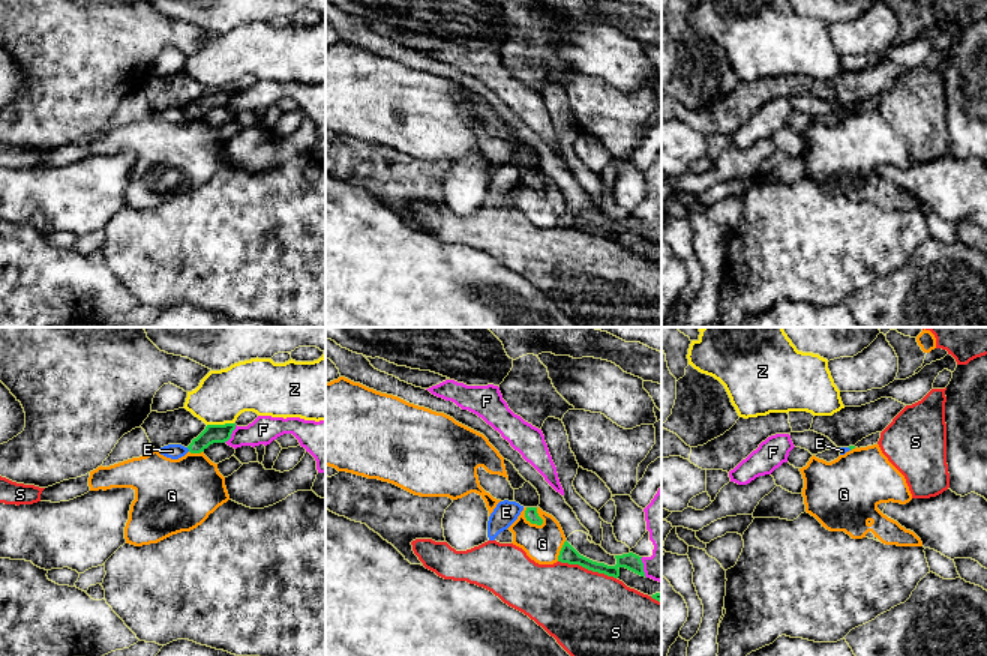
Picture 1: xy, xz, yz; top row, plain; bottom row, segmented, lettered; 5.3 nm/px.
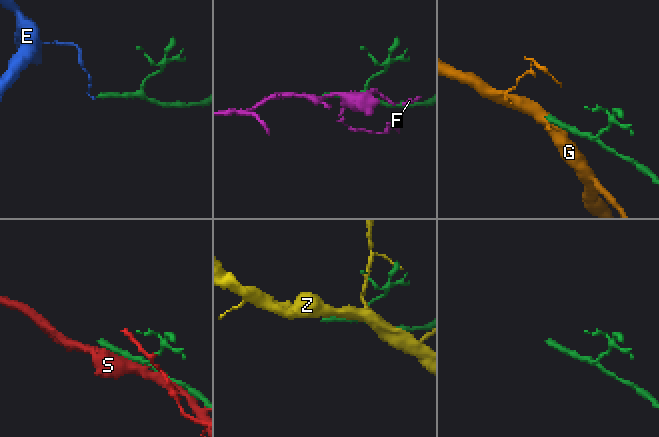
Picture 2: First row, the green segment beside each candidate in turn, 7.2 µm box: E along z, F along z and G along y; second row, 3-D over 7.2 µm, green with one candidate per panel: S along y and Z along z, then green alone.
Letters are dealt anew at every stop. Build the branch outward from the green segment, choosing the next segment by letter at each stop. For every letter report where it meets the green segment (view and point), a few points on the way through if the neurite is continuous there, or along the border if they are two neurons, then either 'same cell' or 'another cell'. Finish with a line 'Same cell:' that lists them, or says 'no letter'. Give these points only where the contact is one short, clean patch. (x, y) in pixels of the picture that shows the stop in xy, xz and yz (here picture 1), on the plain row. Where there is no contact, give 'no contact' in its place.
E: meets green in xy at (188, 111); border along xy (186, 111), (189, 114); another cell
F: meets green in xy at (231, 96); another cell
G: meets green in xz at (530, 185); border along xz (525, 171), (525, 180), (531, 186), (543, 186); another cell
S: meets green in xz at (587, 231); another cell
Z: meets green in xy at (219, 89); another cell
Same cell: no letter

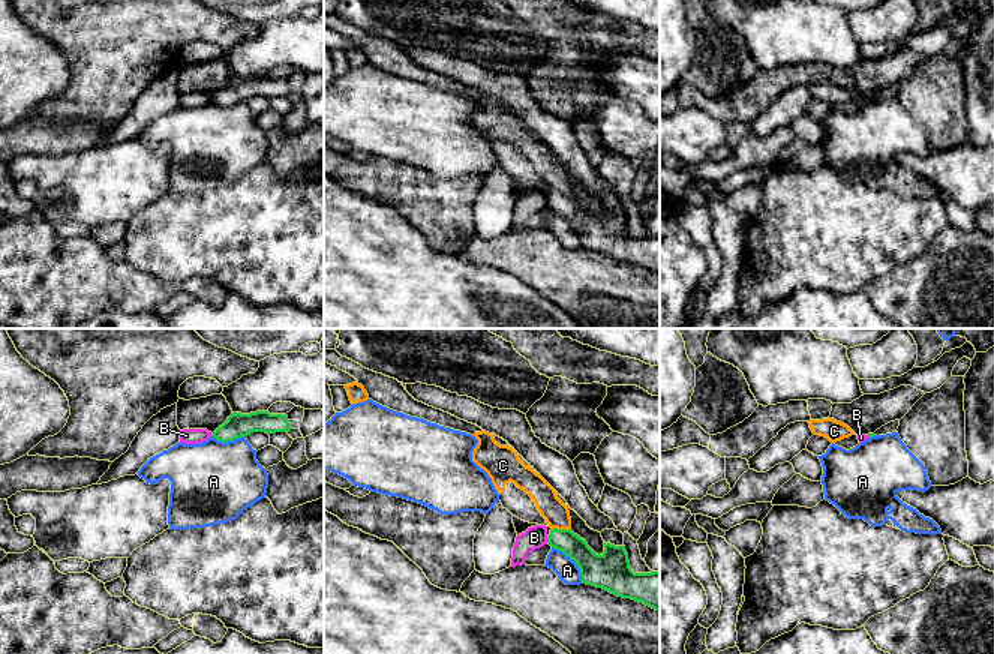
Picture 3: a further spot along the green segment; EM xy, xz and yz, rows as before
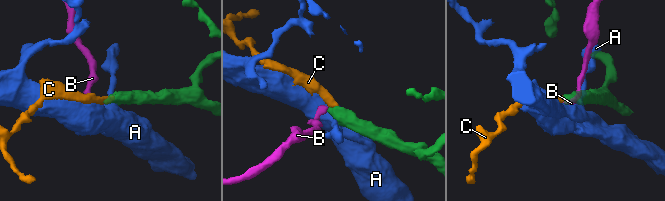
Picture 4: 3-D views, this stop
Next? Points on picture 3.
A: meets green in xz at (573, 224); border along xz (552, 210), (562, 215), (576, 228), (582, 245); another cell
B: meets green in xz at (547, 204); border along xz (546, 201), (547, 206); another cell
C: meets green in xz at (561, 194); runs through xz (591, 228), (561, 194), (558, 180), (552, 173); same cell
Same cell: C

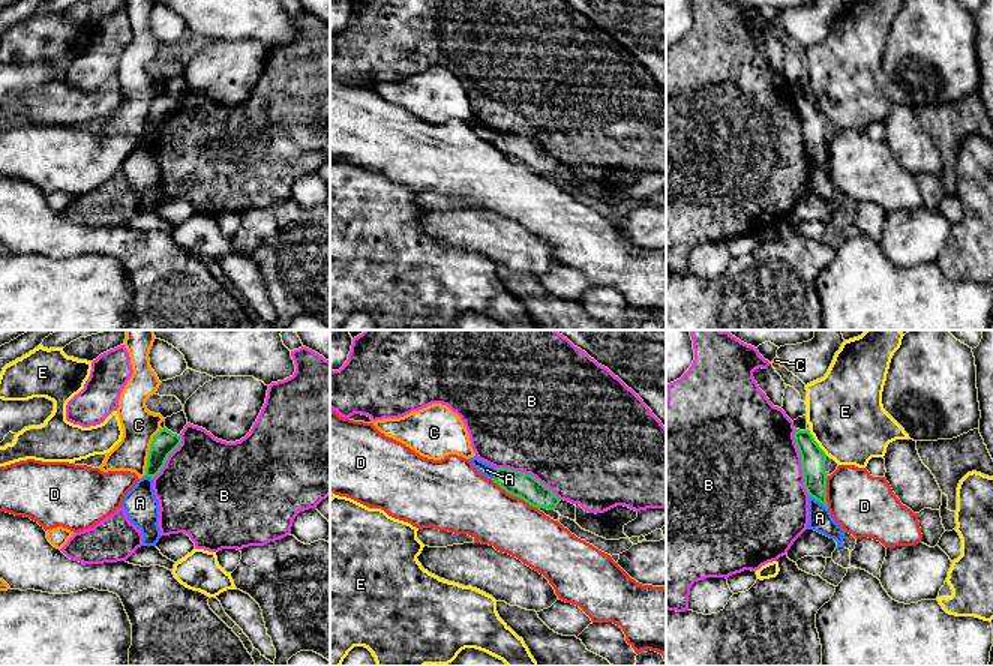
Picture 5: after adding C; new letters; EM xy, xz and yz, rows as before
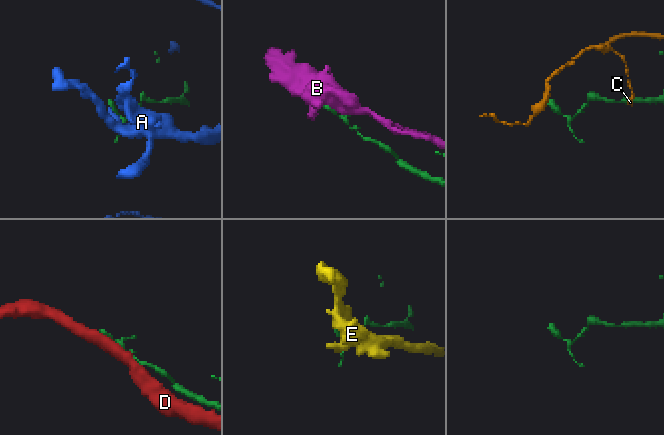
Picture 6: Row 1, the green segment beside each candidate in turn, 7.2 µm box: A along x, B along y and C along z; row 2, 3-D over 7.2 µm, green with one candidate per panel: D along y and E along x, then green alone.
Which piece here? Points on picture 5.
A: meets green in yz at (818, 164); border along yz (809, 158), (827, 173); another cell
B: meets green in yz at (801, 126); another cell
C: meets green in xy at (149, 116); border along xy (161, 92), (150, 108), (144, 138); another cell
D: meets green in xz at (515, 159); another cell
E: meets green in yz at (816, 107); another cell
Same cell: no letter

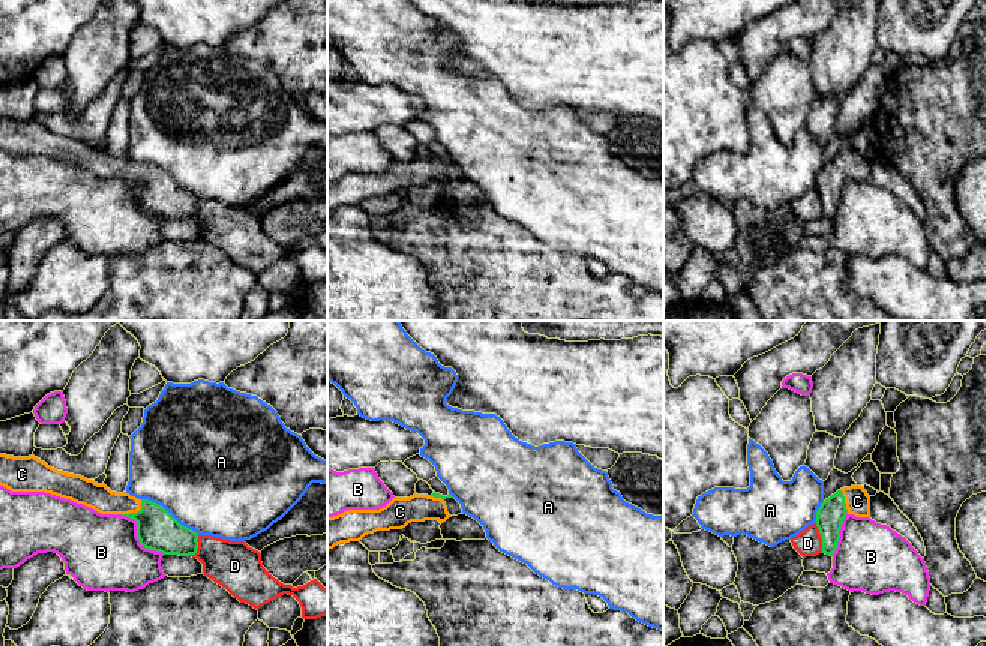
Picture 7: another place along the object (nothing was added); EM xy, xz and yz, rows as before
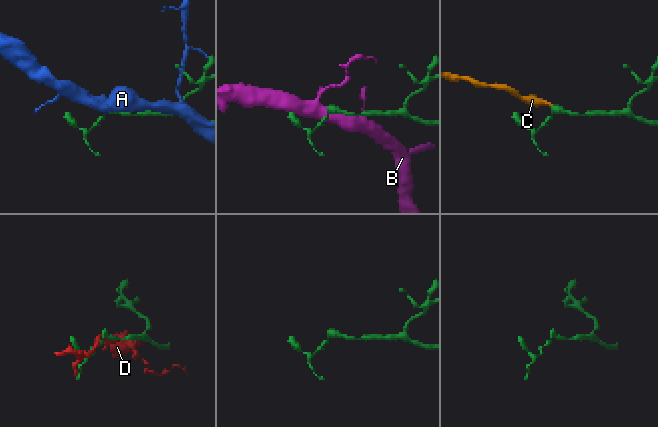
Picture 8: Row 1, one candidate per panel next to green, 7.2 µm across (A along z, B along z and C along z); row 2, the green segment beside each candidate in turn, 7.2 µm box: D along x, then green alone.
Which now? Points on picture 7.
A: meets green in xy at (168, 177); another cell
B: meets green in xy at (137, 200); another cell
C: meets green in xy at (137, 176); runs through xy (156, 194), (137, 176), (98, 161); same cell
D: meets green in yz at (821, 201); another cell
Same cell: C

